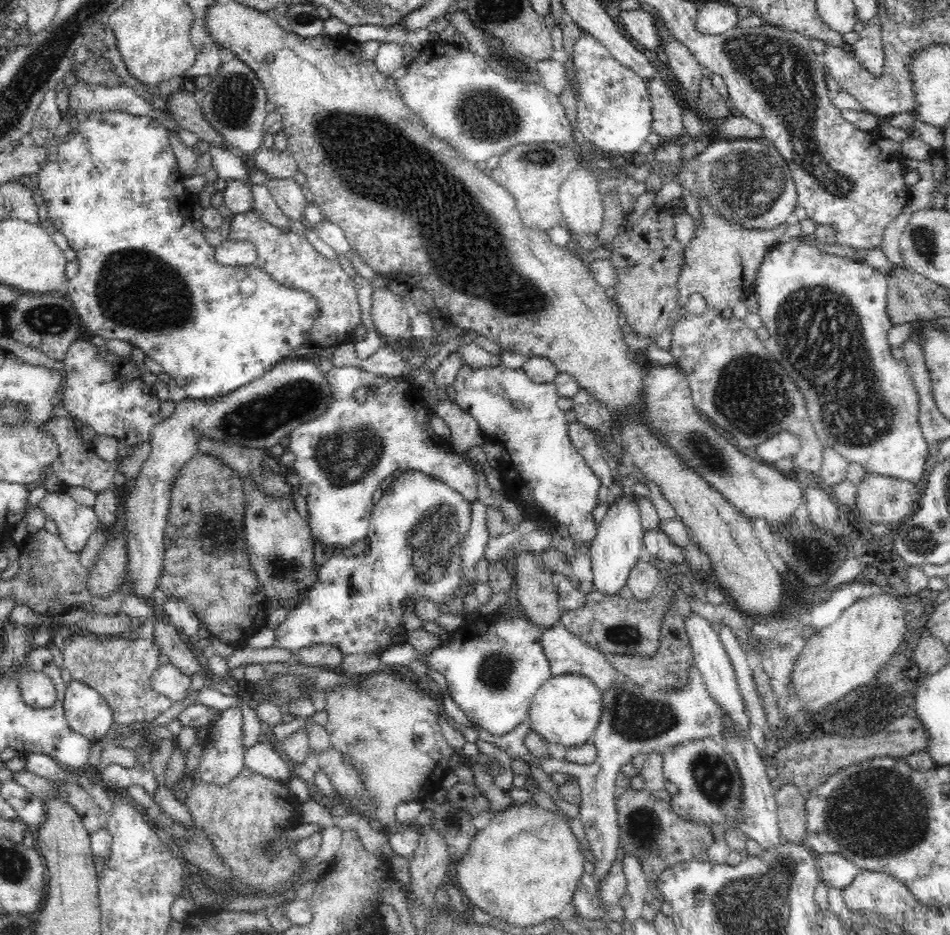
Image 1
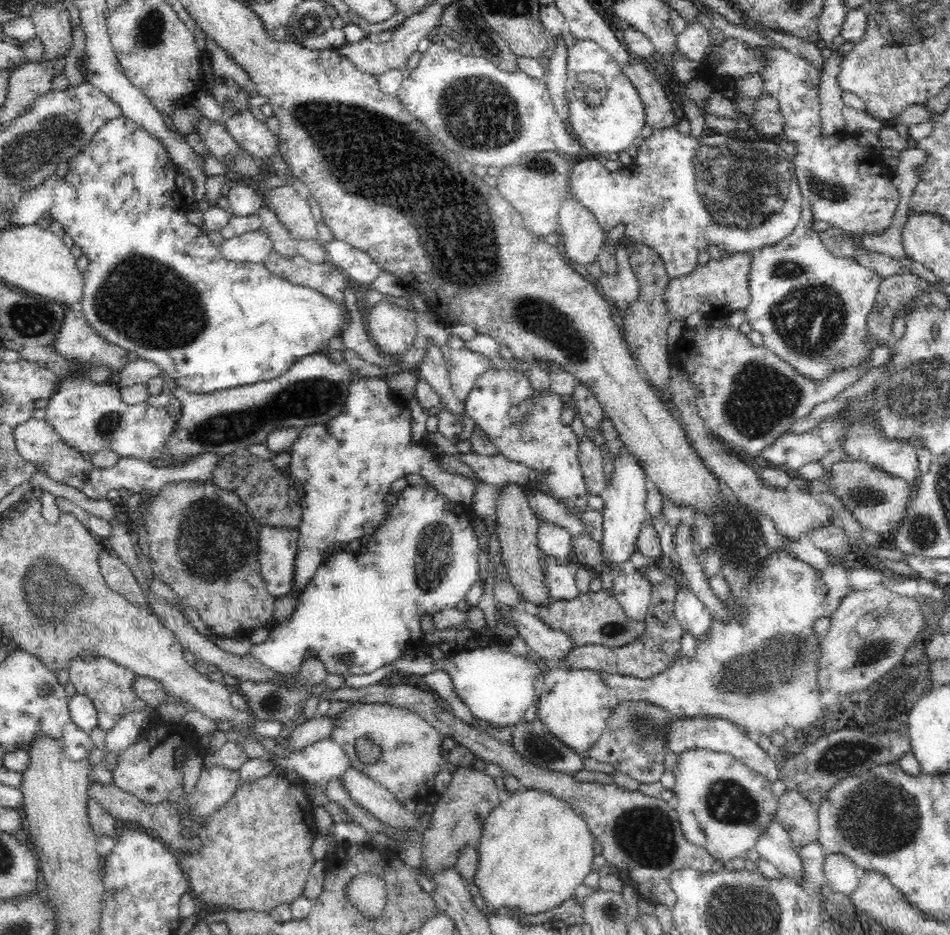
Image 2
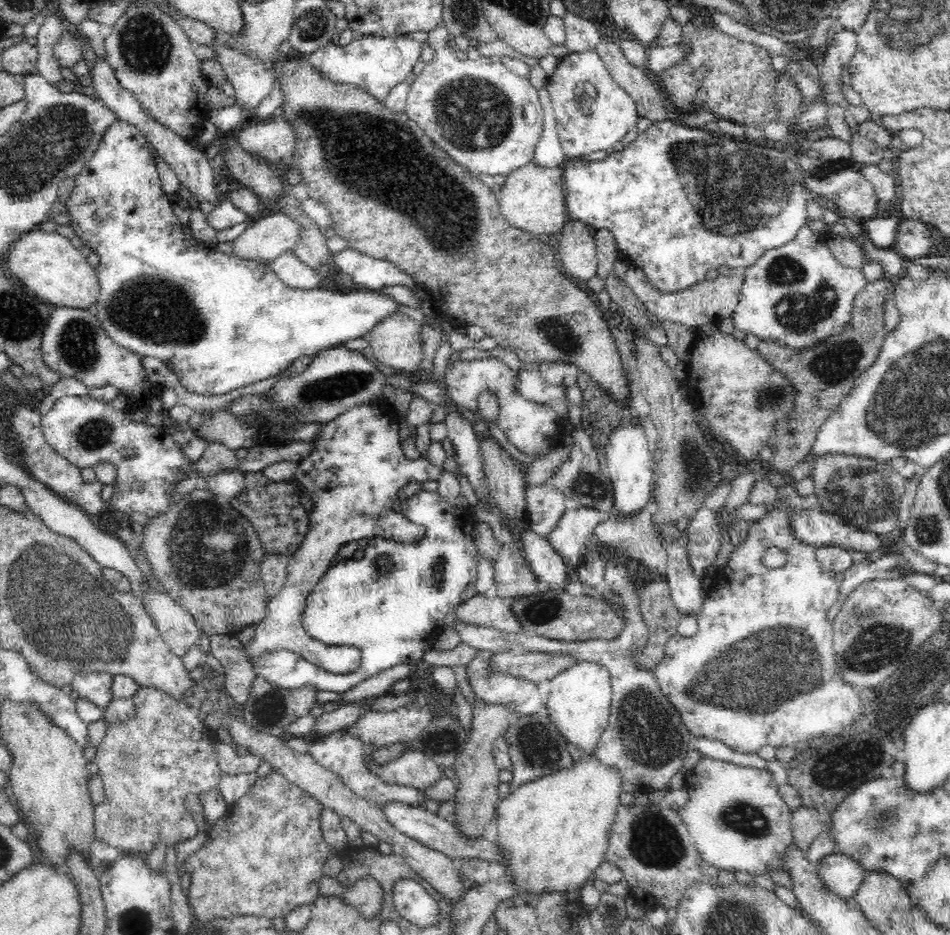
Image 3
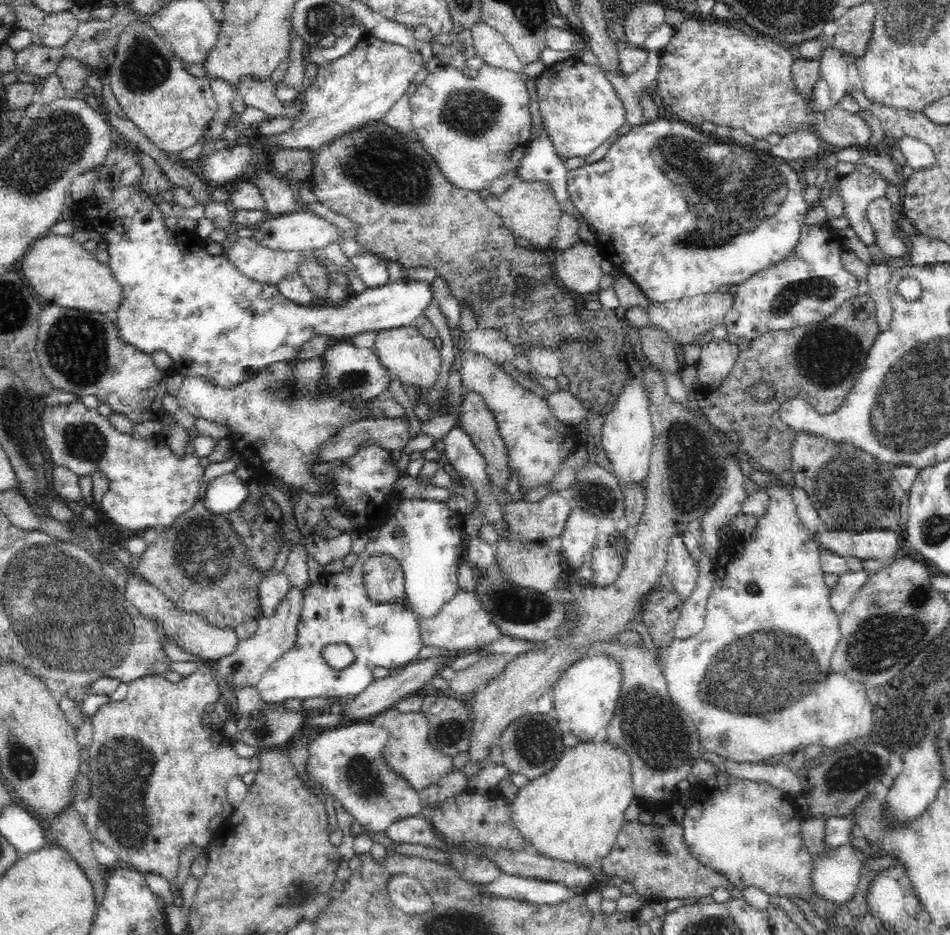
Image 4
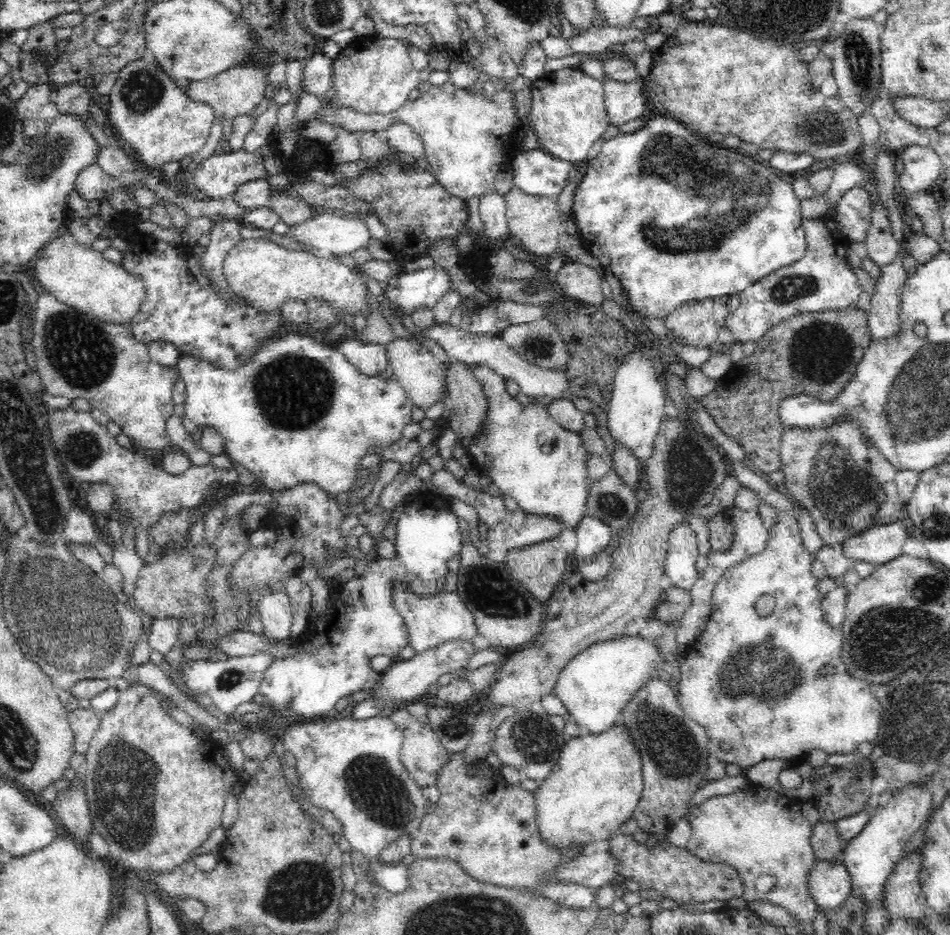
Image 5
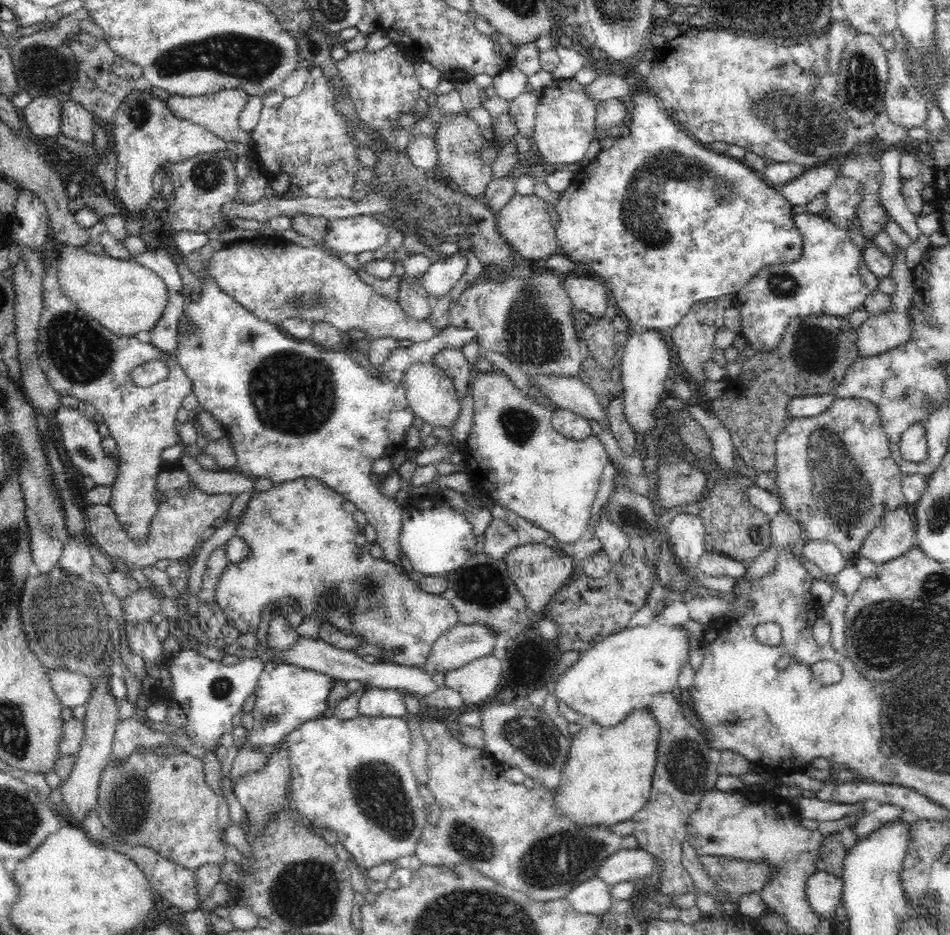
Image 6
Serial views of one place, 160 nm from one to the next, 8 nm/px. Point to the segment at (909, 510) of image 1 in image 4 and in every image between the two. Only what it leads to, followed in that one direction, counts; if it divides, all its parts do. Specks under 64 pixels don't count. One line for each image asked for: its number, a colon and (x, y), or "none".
2: (877, 500)
3: (864, 493)
4: (851, 490)

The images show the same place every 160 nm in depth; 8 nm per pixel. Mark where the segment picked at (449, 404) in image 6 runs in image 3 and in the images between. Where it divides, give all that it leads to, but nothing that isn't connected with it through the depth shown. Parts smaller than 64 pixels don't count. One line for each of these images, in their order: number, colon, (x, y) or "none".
3: (396, 342)
4: (414, 360)
5: (417, 370)

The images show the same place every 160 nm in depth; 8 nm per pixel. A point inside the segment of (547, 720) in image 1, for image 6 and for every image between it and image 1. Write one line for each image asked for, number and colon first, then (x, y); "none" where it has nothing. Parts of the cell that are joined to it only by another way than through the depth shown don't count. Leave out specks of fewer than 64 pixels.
2: (574, 704)
3: (579, 703)
4: (585, 697)
5: (594, 686)
6: (624, 671)

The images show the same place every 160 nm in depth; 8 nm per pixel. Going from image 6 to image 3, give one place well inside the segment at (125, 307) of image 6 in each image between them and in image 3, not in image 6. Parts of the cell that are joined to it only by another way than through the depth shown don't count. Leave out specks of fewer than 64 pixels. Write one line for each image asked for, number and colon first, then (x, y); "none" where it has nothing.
3: (49, 265)
4: (60, 269)
5: (80, 277)

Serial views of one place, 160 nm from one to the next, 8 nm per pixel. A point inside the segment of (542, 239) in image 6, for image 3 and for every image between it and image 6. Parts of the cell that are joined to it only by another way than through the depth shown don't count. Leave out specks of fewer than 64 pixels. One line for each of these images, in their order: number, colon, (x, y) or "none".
3: (532, 199)
4: (530, 210)
5: (534, 220)

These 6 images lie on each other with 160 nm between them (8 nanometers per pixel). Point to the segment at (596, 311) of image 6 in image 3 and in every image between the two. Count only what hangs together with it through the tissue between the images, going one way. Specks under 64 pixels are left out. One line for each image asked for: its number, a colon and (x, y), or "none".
3: (577, 253)
4: (577, 268)
5: (578, 282)

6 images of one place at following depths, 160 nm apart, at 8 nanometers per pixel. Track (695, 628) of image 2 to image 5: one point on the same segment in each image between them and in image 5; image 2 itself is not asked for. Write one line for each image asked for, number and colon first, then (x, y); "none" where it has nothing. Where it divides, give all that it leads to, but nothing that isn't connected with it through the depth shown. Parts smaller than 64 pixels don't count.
3: (686, 591)
4: (681, 569)
5: (682, 548)

